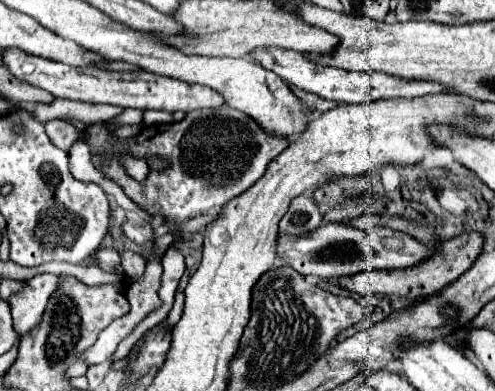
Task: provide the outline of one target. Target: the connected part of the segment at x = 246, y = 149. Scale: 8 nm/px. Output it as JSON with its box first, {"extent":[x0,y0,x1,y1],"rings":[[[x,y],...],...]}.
{"extent":[89,108,291,220],"rings":[[[213,108],[193,110],[185,114],[181,122],[173,124],[155,124],[145,126],[135,138],[127,140],[125,146],[137,158],[147,156],[161,156],[171,162],[167,170],[149,172],[147,180],[139,184],[137,180],[129,178],[123,166],[111,154],[111,136],[105,130],[89,128],[91,132],[91,148],[103,148],[109,152],[109,162],[101,168],[107,172],[111,180],[115,180],[123,192],[143,206],[155,220],[189,220],[191,216],[205,214],[211,210],[219,210],[231,198],[243,194],[251,184],[255,184],[267,170],[267,164],[279,156],[291,142],[285,138],[275,138],[263,132],[251,118],[247,116],[229,116],[219,118]]]}

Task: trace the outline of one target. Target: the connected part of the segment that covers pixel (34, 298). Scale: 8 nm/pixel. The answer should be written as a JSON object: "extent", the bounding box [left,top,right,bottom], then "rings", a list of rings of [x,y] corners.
{"extent":[9,274,57,336],"rings":[[[39,274],[23,284],[23,288],[9,298],[13,328],[19,336],[23,336],[31,326],[39,324],[43,310],[47,306],[47,298],[51,290],[55,290],[57,274]]]}

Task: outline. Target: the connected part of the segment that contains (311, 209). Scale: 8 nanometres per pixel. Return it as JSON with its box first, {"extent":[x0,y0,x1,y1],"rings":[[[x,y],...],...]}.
{"extent":[281,194,323,234],"rings":[[[301,194],[291,200],[291,206],[283,216],[281,230],[289,234],[305,234],[315,230],[321,222],[323,222],[323,214],[319,212],[315,200],[309,194]]]}

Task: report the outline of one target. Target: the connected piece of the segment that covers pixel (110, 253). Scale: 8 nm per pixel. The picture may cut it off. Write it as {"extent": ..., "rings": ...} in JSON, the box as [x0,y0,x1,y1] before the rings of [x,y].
{"extent":[97,248,121,270],"rings":[[[101,248],[99,252],[97,252],[97,260],[99,260],[99,266],[101,268],[105,268],[105,270],[113,270],[117,264],[121,264],[121,260],[119,260],[119,252],[115,250],[115,248]]]}

